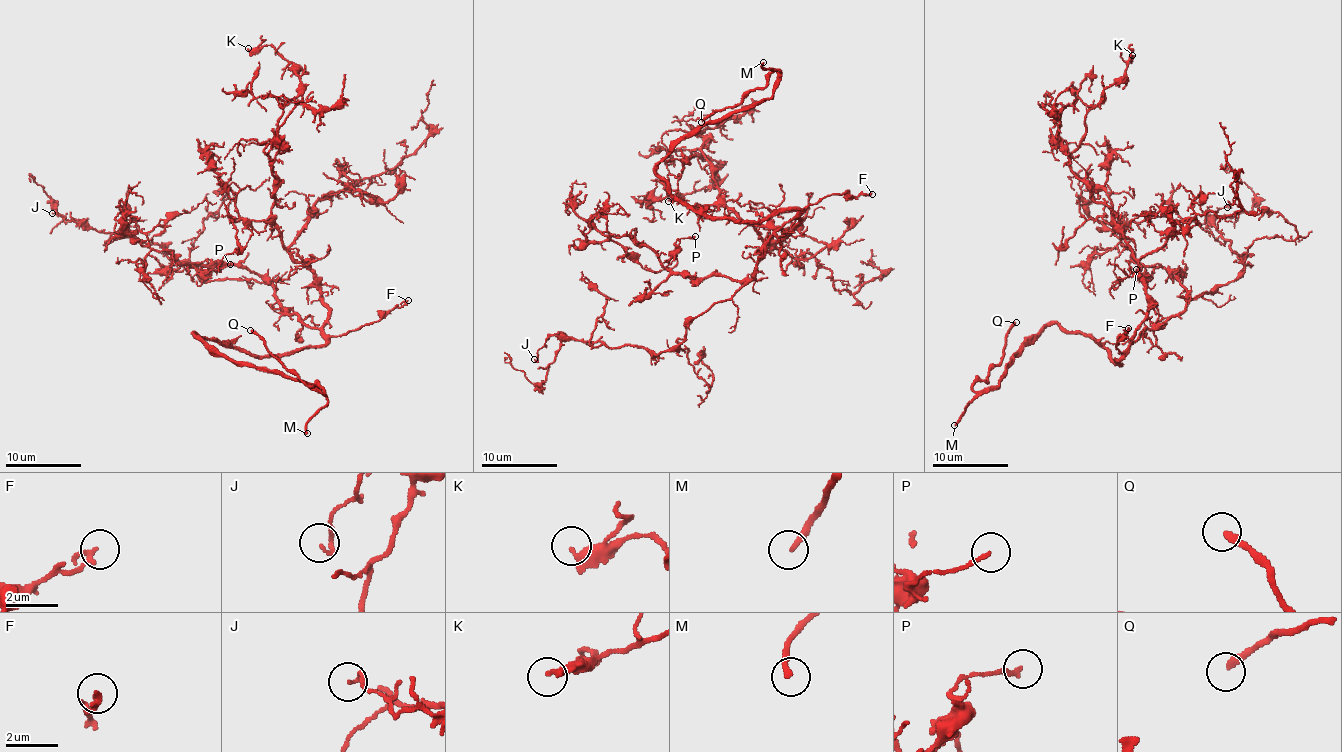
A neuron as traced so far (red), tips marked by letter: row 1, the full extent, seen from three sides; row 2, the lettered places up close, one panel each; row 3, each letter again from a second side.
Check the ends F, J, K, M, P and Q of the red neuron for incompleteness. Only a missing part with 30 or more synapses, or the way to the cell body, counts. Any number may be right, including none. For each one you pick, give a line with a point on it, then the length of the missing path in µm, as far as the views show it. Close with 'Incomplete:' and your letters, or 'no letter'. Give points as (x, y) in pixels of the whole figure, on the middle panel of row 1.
M: (763, 62) | 90 µm
Q: (701, 122) | 120 µm
Incomplete: M, Q

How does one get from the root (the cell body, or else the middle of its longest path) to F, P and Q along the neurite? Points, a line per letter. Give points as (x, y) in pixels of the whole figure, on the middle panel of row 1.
F: (794, 209), (802, 210), (831, 194), (872, 194)
P: (794, 209), (797, 213), (764, 243), (764, 258), (749, 280), (672, 273), (662, 264), (675, 244), (695, 236)
Q: (794, 209), (761, 220), (711, 219), (687, 209), (657, 172), (683, 139), (763, 102), (778, 73), (701, 122)

